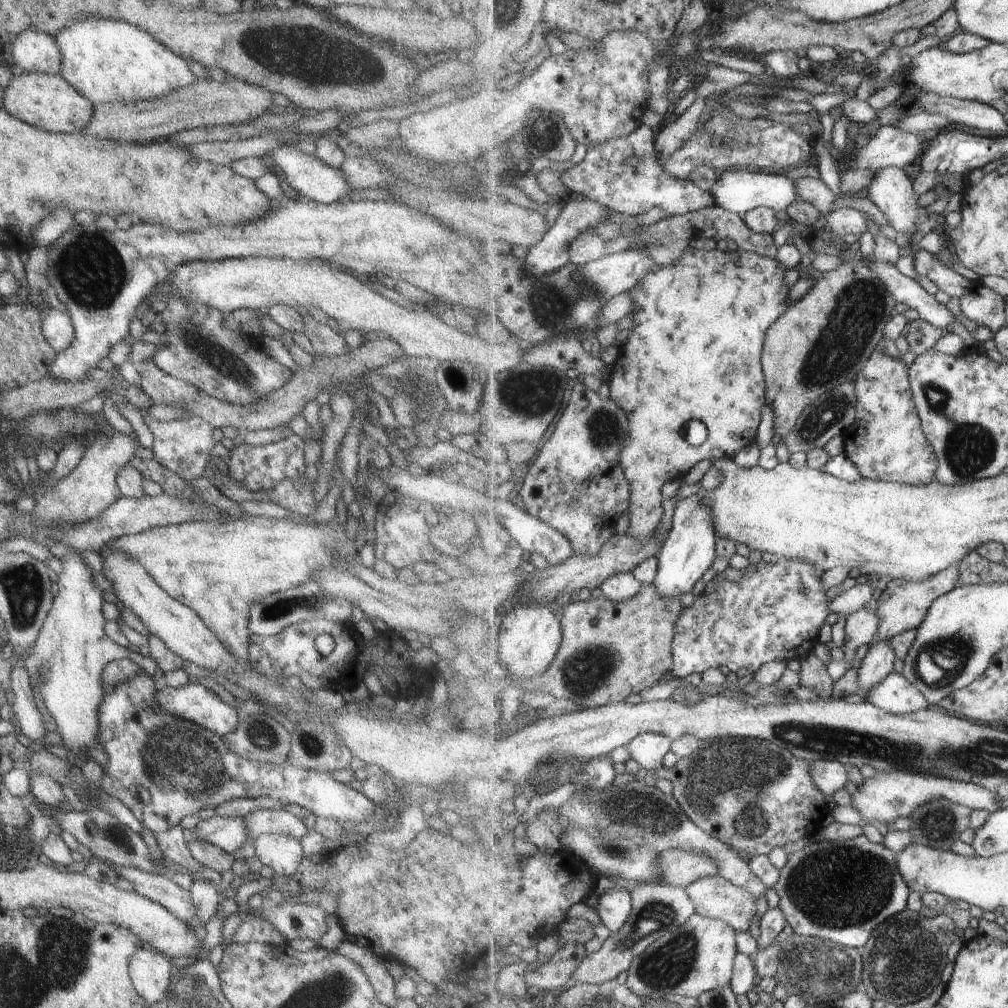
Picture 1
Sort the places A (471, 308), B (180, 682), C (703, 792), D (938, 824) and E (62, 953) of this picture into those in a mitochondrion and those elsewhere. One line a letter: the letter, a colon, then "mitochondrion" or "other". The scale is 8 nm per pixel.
A: other
B: other
C: mitochondrion
D: mitochondrion
E: mitochondrion

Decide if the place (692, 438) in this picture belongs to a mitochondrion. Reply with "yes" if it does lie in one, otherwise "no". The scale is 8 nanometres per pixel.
no

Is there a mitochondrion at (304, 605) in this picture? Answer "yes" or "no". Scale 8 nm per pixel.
yes

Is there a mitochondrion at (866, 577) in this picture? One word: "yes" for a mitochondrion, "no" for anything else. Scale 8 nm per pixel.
no

